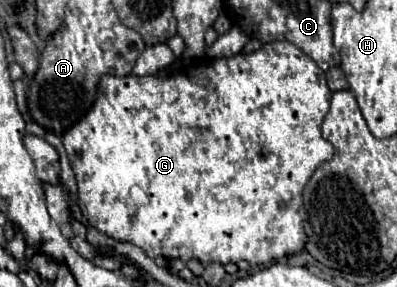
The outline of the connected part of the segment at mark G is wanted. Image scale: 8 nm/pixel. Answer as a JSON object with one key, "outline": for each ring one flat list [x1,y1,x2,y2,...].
{"outline":[[289,41,267,43,259,51,253,51,249,55,239,53,233,57,201,61,191,65,187,73,179,73,169,79,161,79,155,75,147,75,147,77,103,75,97,85,97,99,93,107,63,135,63,145,67,149,71,165,75,161,79,209,91,227,109,235,111,239,141,247,151,259,159,255,167,259,179,257,183,261,199,259,203,265,209,265,213,261,227,265,245,259,251,265,269,265,273,261,283,259,285,255,297,253,307,243,307,235,303,231,303,213,301,213,303,187,307,185,313,171,321,163,325,163,325,159,333,157,333,145,321,135,321,123,329,111,331,95,333,93,327,87,325,73,315,65,315,61,309,55,305,55,299,47,295,47]]}

